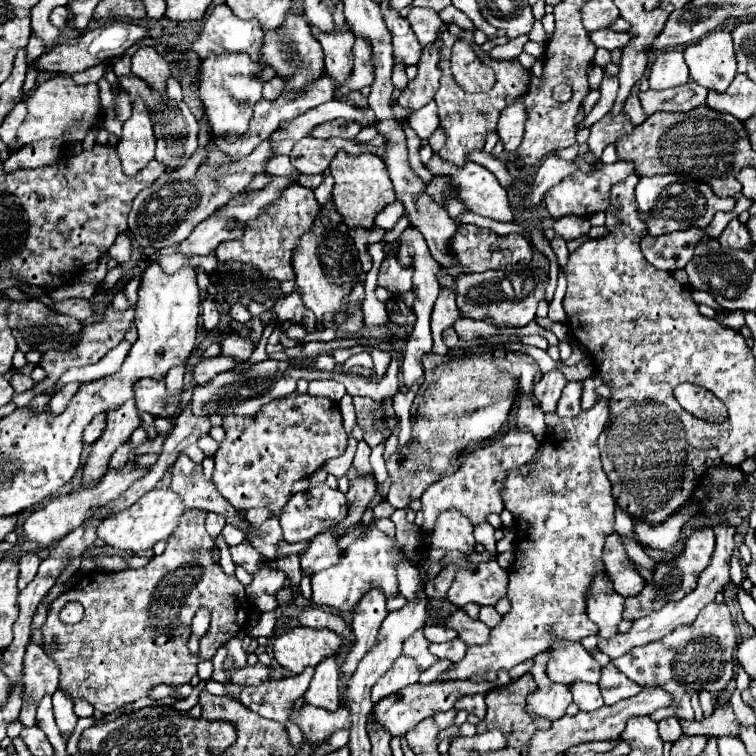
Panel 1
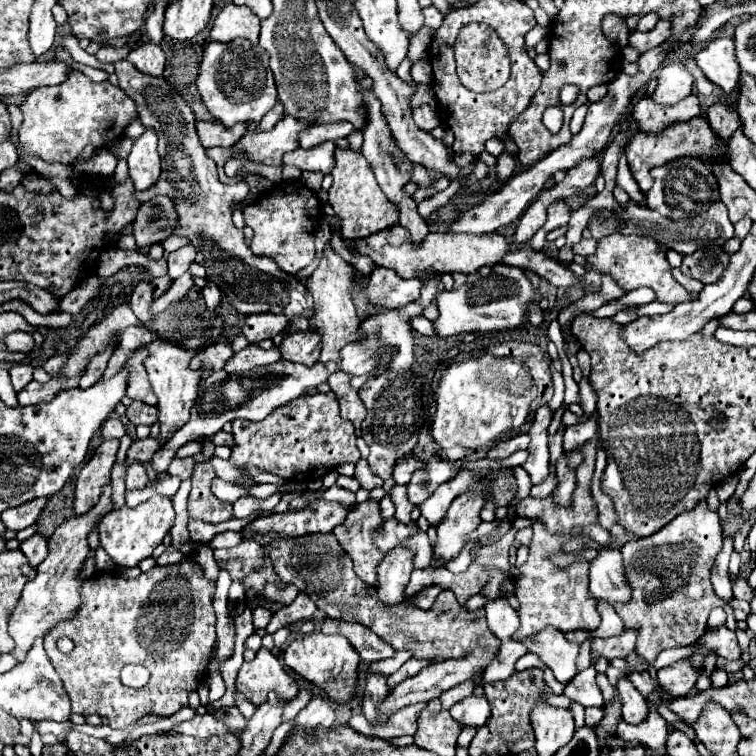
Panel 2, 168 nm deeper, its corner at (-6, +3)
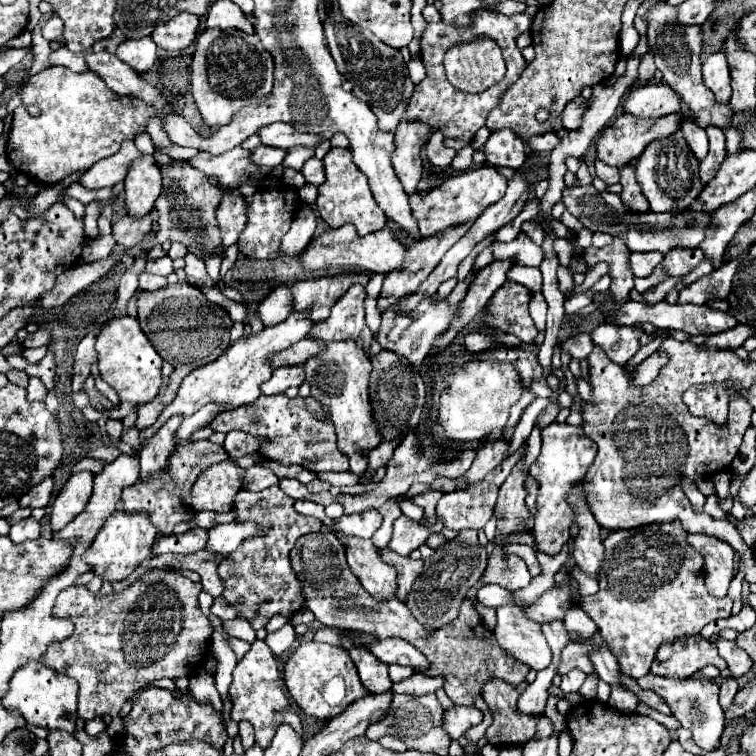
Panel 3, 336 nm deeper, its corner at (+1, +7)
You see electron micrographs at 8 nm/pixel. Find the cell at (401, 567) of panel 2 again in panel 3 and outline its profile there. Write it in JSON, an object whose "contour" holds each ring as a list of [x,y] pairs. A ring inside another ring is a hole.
{"contour":[[[402,515],[400,519],[394,521],[394,533],[392,533],[392,541],[388,543],[388,549],[406,557],[414,549],[424,545],[428,535],[430,535],[428,527],[416,521],[410,521],[406,515]]]}

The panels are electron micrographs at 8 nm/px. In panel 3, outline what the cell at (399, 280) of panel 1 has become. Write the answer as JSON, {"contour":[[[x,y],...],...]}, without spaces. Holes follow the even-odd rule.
{"contour":[[[352,285],[332,307],[330,317],[320,323],[320,339],[336,339],[336,337],[354,337],[358,339],[362,329],[366,327],[364,319],[364,301],[366,301],[366,287]]]}

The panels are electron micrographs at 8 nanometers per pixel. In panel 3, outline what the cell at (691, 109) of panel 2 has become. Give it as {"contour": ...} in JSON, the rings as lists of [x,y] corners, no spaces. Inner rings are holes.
{"contour":[[[680,111],[658,117],[658,119],[642,119],[642,117],[636,117],[632,113],[622,113],[608,123],[606,131],[600,133],[600,139],[596,143],[598,159],[602,159],[604,163],[620,169],[626,163],[630,163],[632,159],[636,159],[648,143],[652,143],[654,139],[660,139],[660,137],[668,137],[668,135],[676,133],[680,127],[682,127],[682,113]]]}

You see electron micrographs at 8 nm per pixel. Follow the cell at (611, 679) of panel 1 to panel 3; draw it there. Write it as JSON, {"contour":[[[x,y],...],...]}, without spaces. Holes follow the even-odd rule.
{"contour":[[[646,673],[644,677],[636,679],[636,683],[642,689],[650,689],[658,693],[668,707],[672,709],[672,715],[680,721],[682,727],[692,731],[694,743],[704,751],[714,751],[720,743],[720,735],[724,731],[724,713],[718,705],[718,685],[708,679],[692,679],[692,681],[672,681],[664,677],[656,677],[652,673]]]}

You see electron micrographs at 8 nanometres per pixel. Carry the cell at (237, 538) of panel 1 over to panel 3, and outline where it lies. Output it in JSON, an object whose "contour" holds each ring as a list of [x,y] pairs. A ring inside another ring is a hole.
{"contour":[[[196,527],[196,529],[186,531],[184,535],[162,537],[154,545],[152,553],[154,555],[162,555],[162,553],[180,553],[180,555],[186,555],[186,553],[194,553],[194,551],[204,549],[206,543],[208,543],[208,529]]]}

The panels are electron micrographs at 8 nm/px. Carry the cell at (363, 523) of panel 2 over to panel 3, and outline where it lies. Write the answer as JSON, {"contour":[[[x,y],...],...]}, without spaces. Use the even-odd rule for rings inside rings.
{"contour":[[[348,535],[346,557],[352,573],[356,573],[368,593],[374,593],[376,599],[394,599],[396,569],[382,559],[380,549],[370,539]]]}

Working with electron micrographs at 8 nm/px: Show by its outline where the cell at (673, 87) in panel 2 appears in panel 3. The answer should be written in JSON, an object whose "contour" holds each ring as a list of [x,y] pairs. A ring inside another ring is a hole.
{"contour":[[[650,83],[642,85],[626,93],[624,111],[638,117],[662,117],[682,109],[682,101],[678,91],[674,91],[668,83]]]}

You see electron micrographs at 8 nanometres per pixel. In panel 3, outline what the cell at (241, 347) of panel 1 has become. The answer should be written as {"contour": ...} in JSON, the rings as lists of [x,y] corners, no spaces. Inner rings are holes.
{"contour":[[[274,289],[272,293],[268,293],[268,297],[258,303],[256,315],[262,319],[264,327],[274,327],[282,323],[290,315],[288,293],[284,293],[284,289]]]}

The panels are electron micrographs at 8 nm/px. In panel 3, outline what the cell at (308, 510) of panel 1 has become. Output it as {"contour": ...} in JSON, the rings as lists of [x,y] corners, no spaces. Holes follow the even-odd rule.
{"contour":[[[232,521],[226,525],[216,525],[210,529],[210,537],[208,537],[208,547],[214,553],[232,553],[244,539],[254,537],[264,533],[264,529],[254,523],[254,521]]]}

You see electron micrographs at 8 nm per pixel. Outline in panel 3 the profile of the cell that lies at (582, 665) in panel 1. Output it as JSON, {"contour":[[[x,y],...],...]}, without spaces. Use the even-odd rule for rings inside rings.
{"contour":[[[502,605],[496,609],[498,623],[494,635],[502,649],[516,655],[532,669],[546,669],[552,661],[550,645],[544,639],[542,625],[524,617],[524,610],[516,605]]]}

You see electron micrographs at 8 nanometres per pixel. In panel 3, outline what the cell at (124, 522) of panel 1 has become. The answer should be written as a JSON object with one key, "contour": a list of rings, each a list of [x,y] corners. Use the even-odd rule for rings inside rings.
{"contour":[[[114,511],[104,525],[100,527],[94,543],[90,545],[88,553],[84,553],[84,561],[92,565],[96,573],[102,575],[106,581],[120,581],[128,577],[136,565],[152,555],[152,545],[156,541],[156,525],[150,521],[148,511]]]}

